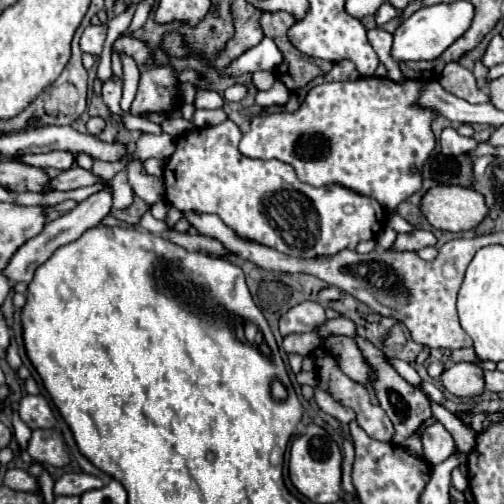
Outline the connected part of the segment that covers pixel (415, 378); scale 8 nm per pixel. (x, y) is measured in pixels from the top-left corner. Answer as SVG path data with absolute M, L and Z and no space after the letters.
M386 357L386 361L408 381L408 383L420 383L420 375L416 373L414 367L410 367L406 361L400 361L400 359L390 359Z

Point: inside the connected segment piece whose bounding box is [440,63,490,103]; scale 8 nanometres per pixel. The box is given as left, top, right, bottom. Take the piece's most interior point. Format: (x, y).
(455, 79)

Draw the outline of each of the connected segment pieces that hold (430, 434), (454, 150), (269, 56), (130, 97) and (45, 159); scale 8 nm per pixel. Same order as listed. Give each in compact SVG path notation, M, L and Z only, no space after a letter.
M434 421L422 431L422 443L426 459L434 465L446 461L454 453L454 439L440 421Z
M448 127L442 131L442 137L440 137L440 151L444 155L462 155L462 153L468 153L472 151L472 147L476 147L476 141L472 137L460 137L456 129Z
M264 37L258 45L246 49L240 57L236 57L228 67L222 69L224 77L240 77L244 73L254 71L274 71L282 63L280 49L272 39Z
M122 53L120 61L122 61L122 69L124 69L124 93L122 93L120 107L122 107L122 109L130 109L132 101L134 101L134 95L136 95L136 89L138 89L140 71L138 71L136 61L134 61L130 55Z
M50 151L46 155L24 155L20 157L22 163L32 167L54 167L60 171L66 171L74 163L74 155L68 151Z

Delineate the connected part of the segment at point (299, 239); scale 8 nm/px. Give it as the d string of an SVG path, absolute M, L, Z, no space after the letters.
M224 121L220 125L194 129L176 141L176 151L164 163L164 201L192 213L214 213L218 215L238 237L246 241L254 241L266 247L272 247L284 255L312 259L312 257L330 257L342 249L354 249L360 241L376 239L384 229L386 211L376 203L376 199L368 199L364 195L356 195L344 187L312 187L302 183L292 167L272 161L248 159L240 155L240 129L232 121Z

